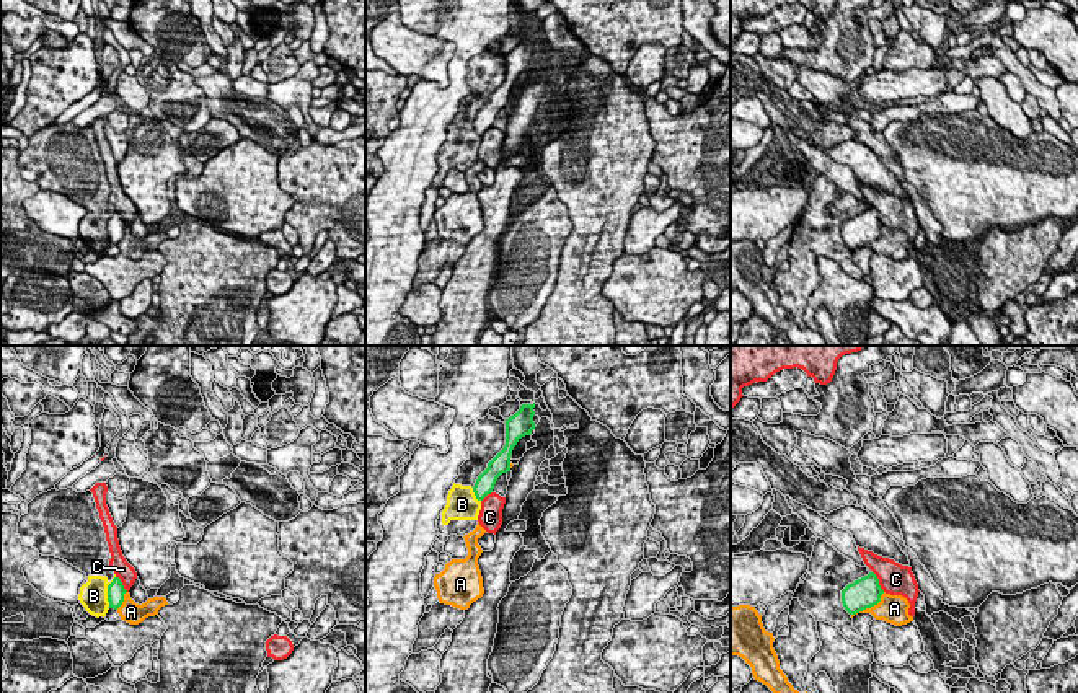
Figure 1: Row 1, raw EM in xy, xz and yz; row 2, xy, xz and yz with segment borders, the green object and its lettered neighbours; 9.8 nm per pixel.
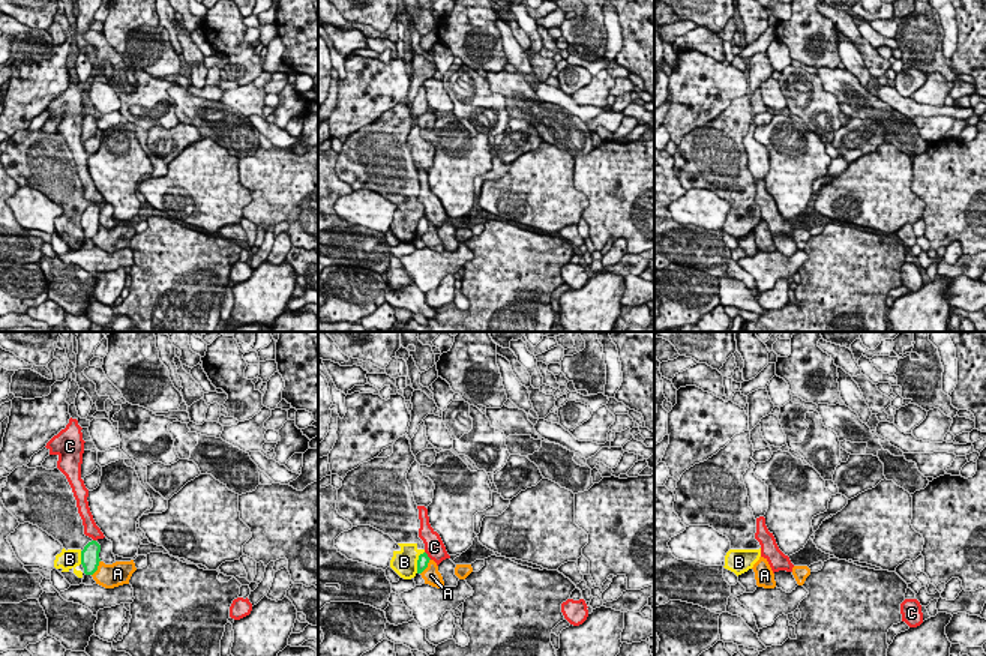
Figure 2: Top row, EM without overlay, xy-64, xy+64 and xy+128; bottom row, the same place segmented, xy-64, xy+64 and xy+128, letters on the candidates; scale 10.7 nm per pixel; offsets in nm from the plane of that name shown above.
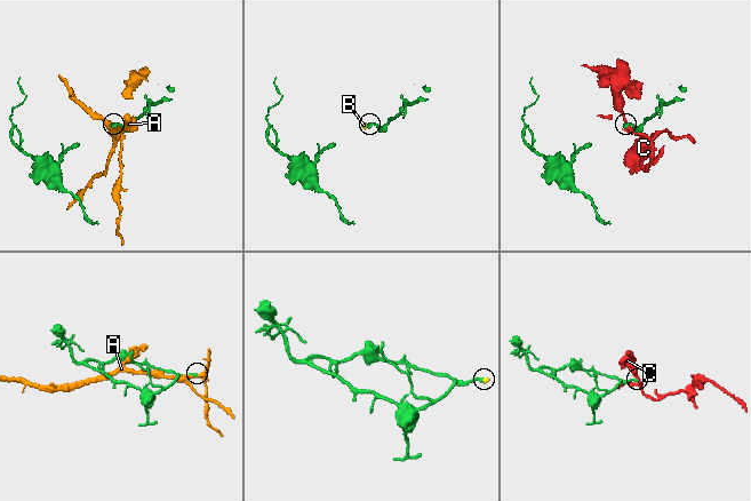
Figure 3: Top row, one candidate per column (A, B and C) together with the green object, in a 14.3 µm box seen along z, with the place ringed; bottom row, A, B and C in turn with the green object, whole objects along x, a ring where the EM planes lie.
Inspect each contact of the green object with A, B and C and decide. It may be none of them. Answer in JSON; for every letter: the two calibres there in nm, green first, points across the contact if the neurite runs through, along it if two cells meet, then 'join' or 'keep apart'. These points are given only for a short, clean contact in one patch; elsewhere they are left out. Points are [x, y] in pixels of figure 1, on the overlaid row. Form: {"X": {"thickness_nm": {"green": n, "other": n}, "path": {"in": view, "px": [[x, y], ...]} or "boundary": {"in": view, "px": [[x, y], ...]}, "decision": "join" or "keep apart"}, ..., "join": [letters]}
{"A": {"thickness_nm": {"green": 300, "other": 280}, "decision": "keep apart"}, "B": {"thickness_nm": {"green": 170, "other": 280}, "boundary": {"in": "xy", "px": [[114, 576], [108, 586], [108, 605]]}, "decision": "keep apart"}, "C": {"thickness_nm": {"green": 300, "other": 320}, "boundary": {"in": "yz", "px": [[873, 571], [884, 591]]}, "decision": "keep apart"}, "join": []}

